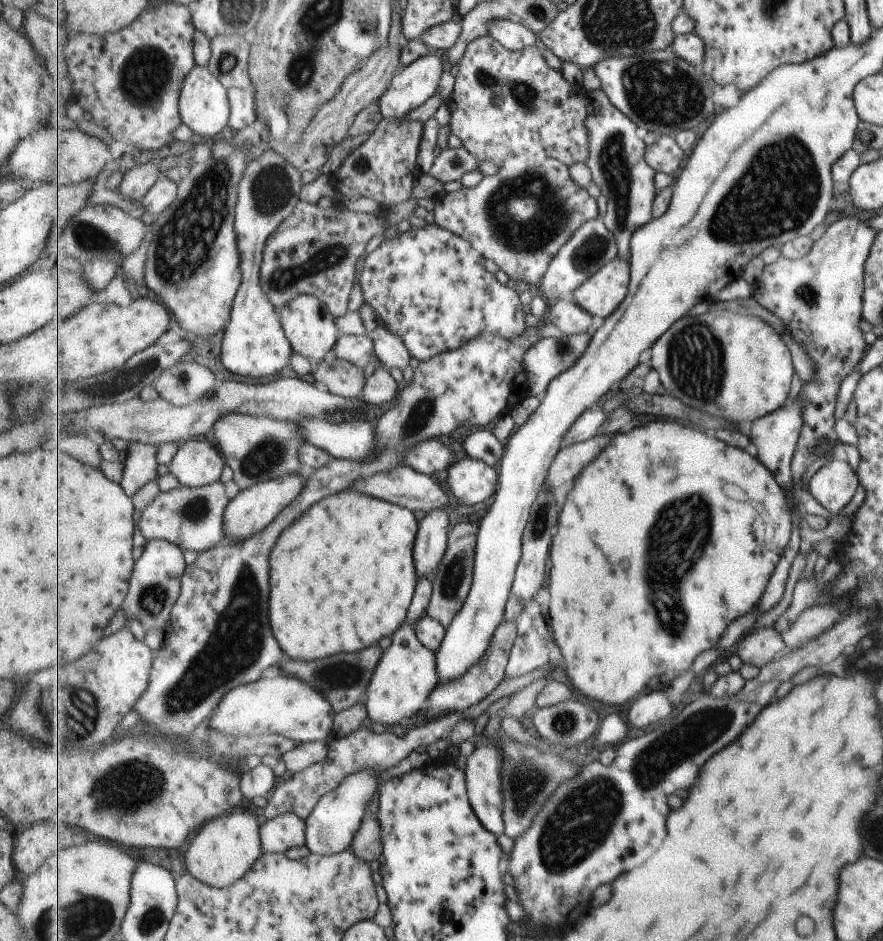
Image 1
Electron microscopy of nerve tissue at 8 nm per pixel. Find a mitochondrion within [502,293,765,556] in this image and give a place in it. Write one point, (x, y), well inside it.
(695, 358)

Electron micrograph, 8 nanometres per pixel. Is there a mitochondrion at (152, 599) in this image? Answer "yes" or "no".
yes

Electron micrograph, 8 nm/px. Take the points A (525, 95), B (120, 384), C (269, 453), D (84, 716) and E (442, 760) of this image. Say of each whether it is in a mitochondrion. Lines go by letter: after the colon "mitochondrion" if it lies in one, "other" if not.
A: mitochondrion
B: mitochondrion
C: mitochondrion
D: mitochondrion
E: other

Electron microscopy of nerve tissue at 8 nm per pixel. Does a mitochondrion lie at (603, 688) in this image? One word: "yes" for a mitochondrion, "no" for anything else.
no

